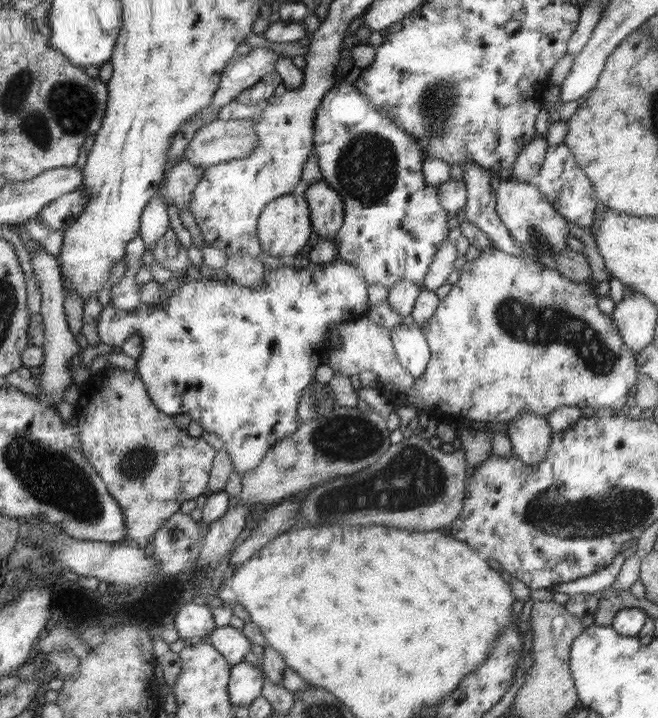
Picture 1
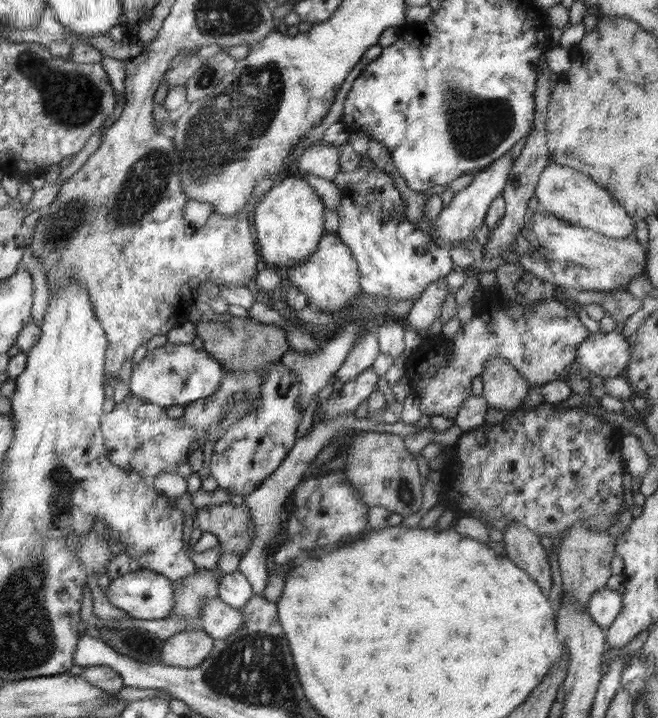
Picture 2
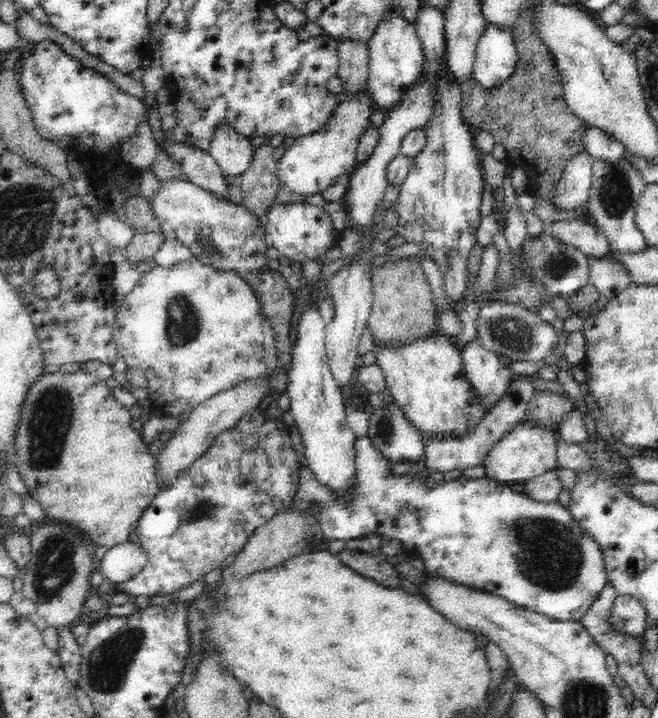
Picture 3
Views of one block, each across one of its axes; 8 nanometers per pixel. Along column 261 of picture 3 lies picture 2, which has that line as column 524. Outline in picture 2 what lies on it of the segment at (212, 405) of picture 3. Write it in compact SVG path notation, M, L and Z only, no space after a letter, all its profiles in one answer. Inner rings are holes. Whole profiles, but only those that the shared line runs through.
M494 357L487 361L480 376L483 382L482 395L490 407L511 412L521 408L530 385L514 366L502 358Z

